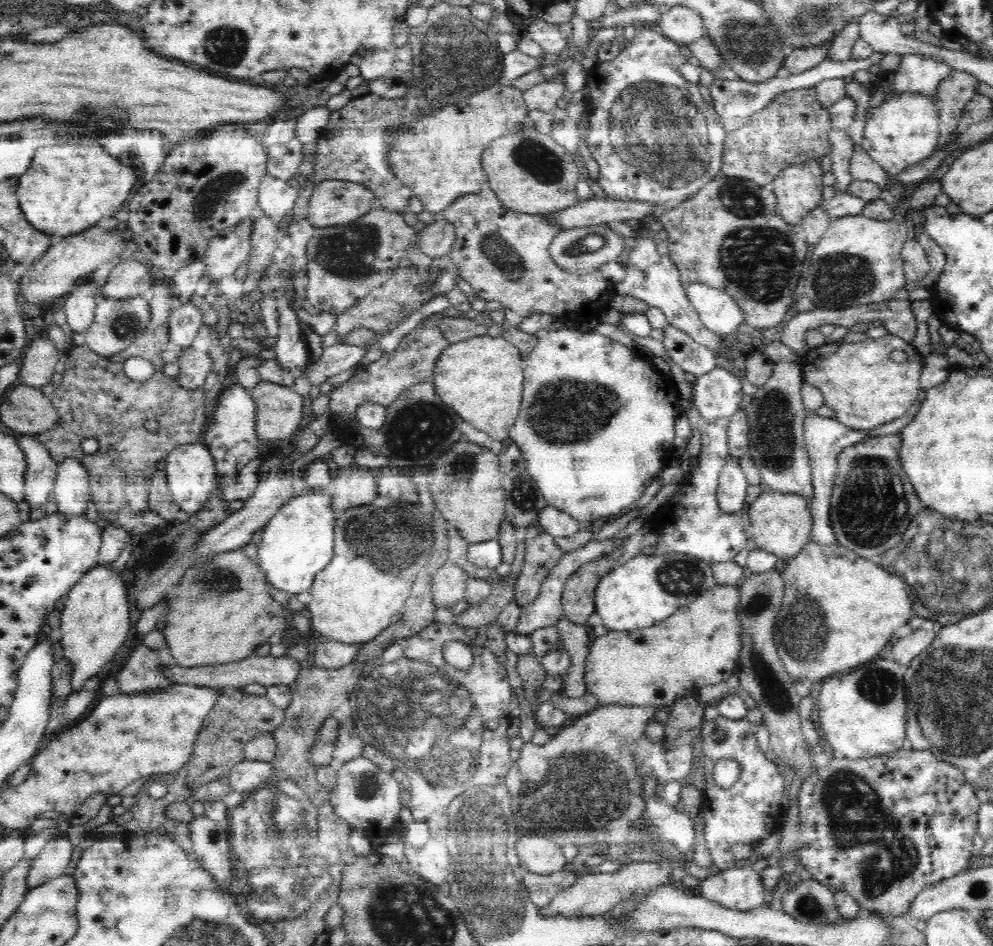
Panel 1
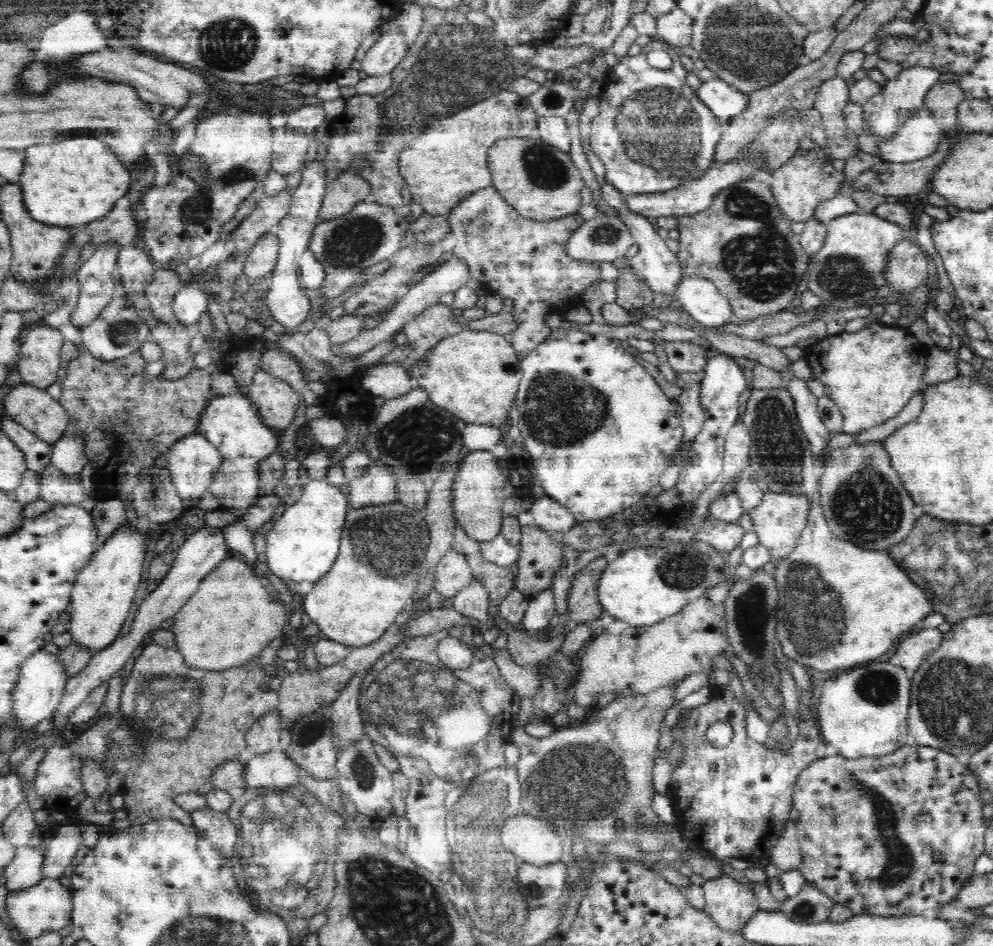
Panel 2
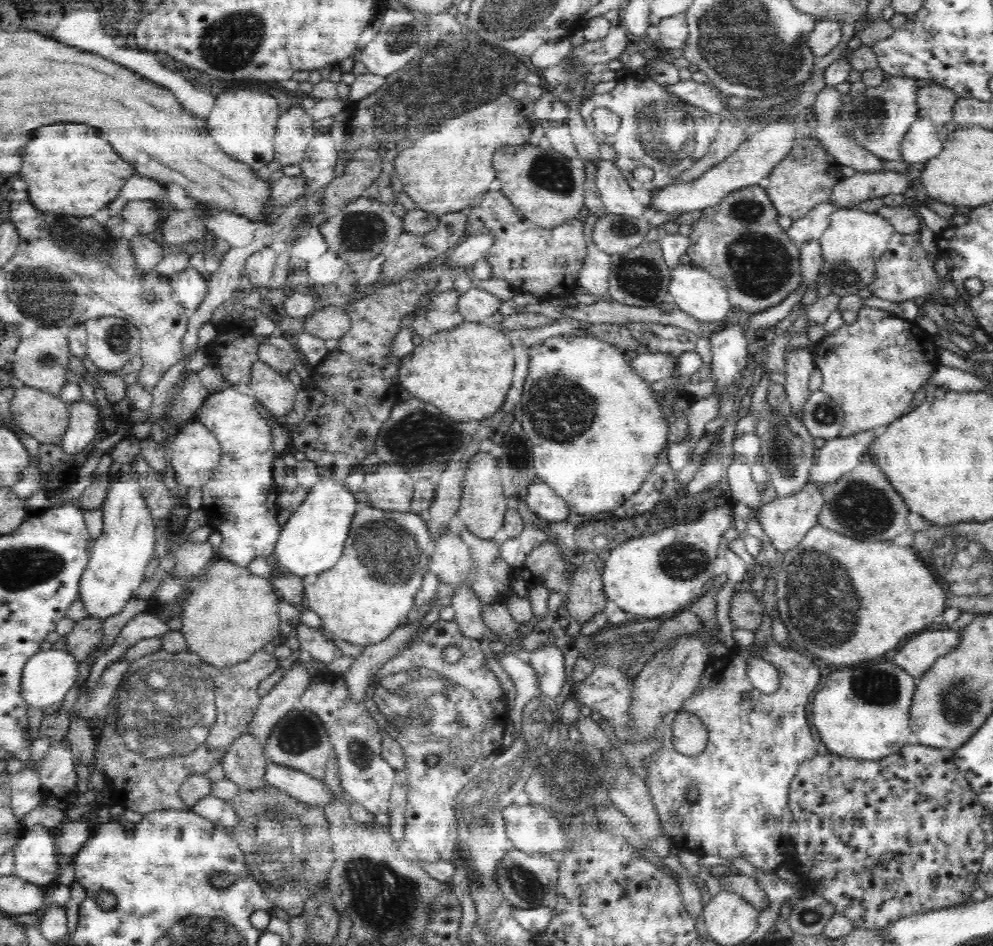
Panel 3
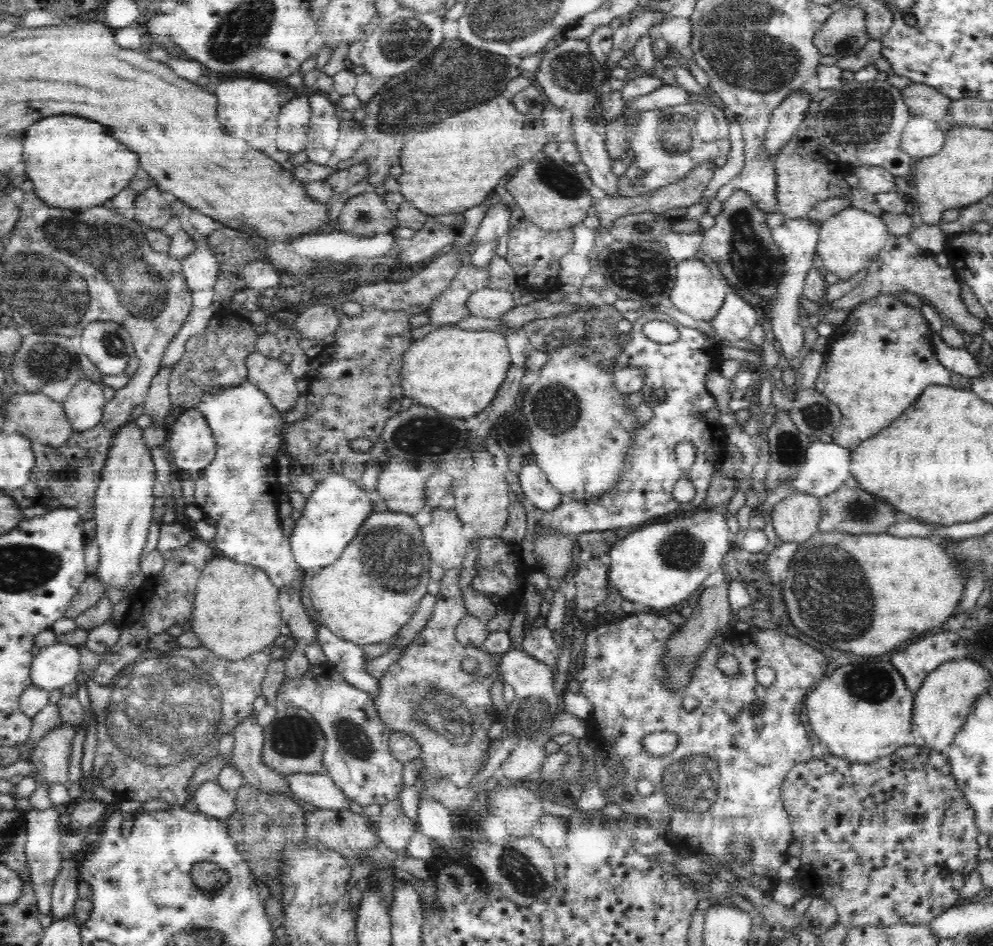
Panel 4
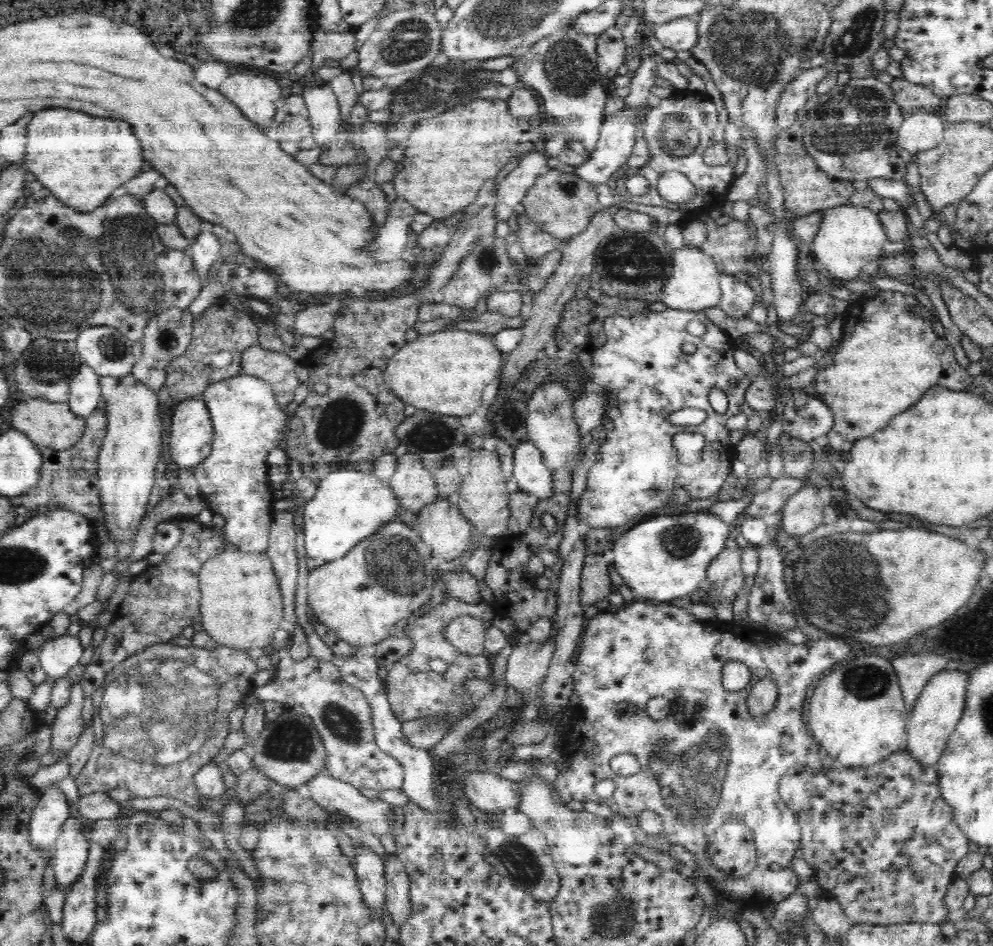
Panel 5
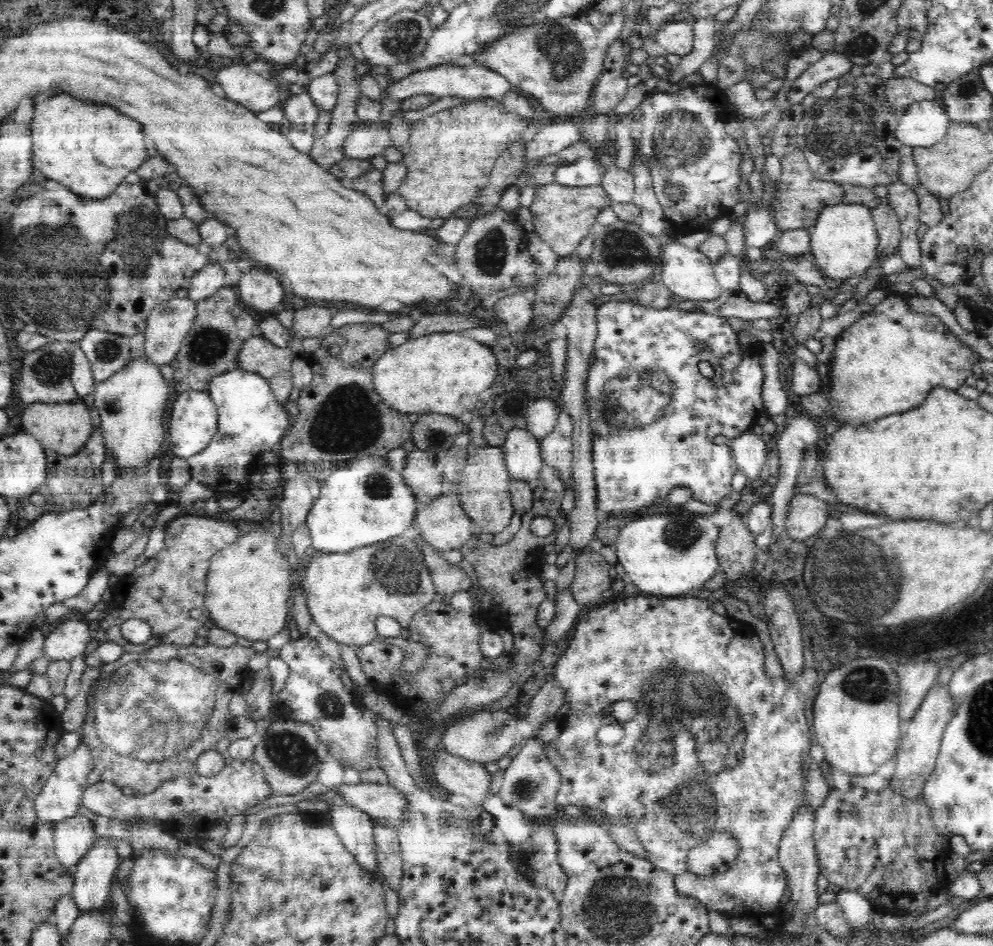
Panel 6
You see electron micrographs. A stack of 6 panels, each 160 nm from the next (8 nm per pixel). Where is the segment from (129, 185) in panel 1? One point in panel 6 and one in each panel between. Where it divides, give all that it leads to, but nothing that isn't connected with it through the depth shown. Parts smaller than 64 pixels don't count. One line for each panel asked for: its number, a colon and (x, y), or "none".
2: (79, 180)
3: (69, 169)
4: (72, 162)
5: (81, 159)
6: (90, 149)

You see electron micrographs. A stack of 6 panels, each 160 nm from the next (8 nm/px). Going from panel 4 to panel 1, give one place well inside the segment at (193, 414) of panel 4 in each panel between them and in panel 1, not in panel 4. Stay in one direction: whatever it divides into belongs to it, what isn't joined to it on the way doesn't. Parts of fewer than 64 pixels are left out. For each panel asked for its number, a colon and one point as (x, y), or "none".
1: (191, 475)
2: (193, 462)
3: (196, 453)

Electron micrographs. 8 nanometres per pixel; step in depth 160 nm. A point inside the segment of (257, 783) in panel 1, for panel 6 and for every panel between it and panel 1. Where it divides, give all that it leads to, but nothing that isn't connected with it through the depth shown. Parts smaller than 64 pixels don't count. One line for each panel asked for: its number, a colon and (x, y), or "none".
2: (274, 769)
3: (301, 786)
4: (318, 789)
5: (376, 817)
6: (385, 805)

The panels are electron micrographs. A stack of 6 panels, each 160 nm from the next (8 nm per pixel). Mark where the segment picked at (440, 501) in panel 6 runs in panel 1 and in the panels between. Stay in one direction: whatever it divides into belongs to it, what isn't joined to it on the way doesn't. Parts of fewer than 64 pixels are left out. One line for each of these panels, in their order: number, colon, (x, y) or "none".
1: (449, 584)
2: (452, 573)
3: (450, 558)
4: (447, 546)
5: (444, 529)

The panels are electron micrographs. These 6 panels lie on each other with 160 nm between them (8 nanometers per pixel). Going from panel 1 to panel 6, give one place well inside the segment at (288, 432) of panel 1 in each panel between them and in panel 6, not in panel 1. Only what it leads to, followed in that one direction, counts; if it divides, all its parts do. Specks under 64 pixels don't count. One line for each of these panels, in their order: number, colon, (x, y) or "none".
2: (277, 402)
3: (275, 392)
4: (273, 377)
5: (277, 369)
6: (257, 354)

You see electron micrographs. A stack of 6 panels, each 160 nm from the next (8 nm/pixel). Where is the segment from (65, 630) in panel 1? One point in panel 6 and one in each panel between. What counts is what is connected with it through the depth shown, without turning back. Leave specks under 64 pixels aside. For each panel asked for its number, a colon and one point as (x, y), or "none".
2: (104, 590)
3: (115, 572)
4: (124, 503)
5: (130, 452)
6: (131, 403)

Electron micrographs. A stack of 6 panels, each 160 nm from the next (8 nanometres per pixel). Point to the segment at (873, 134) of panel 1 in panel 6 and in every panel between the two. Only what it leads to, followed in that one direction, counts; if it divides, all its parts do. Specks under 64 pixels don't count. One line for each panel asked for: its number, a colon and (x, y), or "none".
2: (918, 137)
3: (922, 141)
4: (921, 137)
5: (922, 130)
6: (923, 124)

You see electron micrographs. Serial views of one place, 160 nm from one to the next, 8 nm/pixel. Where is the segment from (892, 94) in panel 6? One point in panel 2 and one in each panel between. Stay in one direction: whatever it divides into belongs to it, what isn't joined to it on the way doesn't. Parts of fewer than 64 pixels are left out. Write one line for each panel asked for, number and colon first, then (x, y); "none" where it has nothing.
2: (943, 99)
3: (936, 103)
4: (922, 100)
5: (910, 97)

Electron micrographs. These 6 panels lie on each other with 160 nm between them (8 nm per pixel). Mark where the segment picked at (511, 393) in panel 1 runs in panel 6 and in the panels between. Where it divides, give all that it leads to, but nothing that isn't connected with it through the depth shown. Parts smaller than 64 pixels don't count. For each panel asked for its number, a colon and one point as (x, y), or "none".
2: (475, 374)
3: (466, 371)
4: (457, 371)
5: (445, 372)
6: (442, 373)

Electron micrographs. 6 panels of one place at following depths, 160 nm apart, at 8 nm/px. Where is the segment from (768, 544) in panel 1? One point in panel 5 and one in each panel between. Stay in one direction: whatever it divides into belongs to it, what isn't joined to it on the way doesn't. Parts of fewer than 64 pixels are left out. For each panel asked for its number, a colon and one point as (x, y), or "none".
2: (778, 521)
3: (786, 521)
4: (796, 519)
5: (803, 512)

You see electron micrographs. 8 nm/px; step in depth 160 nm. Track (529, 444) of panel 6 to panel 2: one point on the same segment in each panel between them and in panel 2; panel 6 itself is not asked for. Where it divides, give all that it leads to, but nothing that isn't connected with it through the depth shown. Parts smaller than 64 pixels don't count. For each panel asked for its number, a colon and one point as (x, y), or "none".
2: (548, 514)
3: (542, 500)
4: (540, 494)
5: (533, 477)

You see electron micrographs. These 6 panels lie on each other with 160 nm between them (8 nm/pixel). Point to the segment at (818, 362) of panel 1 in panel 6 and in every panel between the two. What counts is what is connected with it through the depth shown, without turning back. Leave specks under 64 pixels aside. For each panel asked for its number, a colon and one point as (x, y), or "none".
2: (871, 374)
3: (872, 367)
4: (879, 360)
5: (889, 356)
6: (889, 359)

